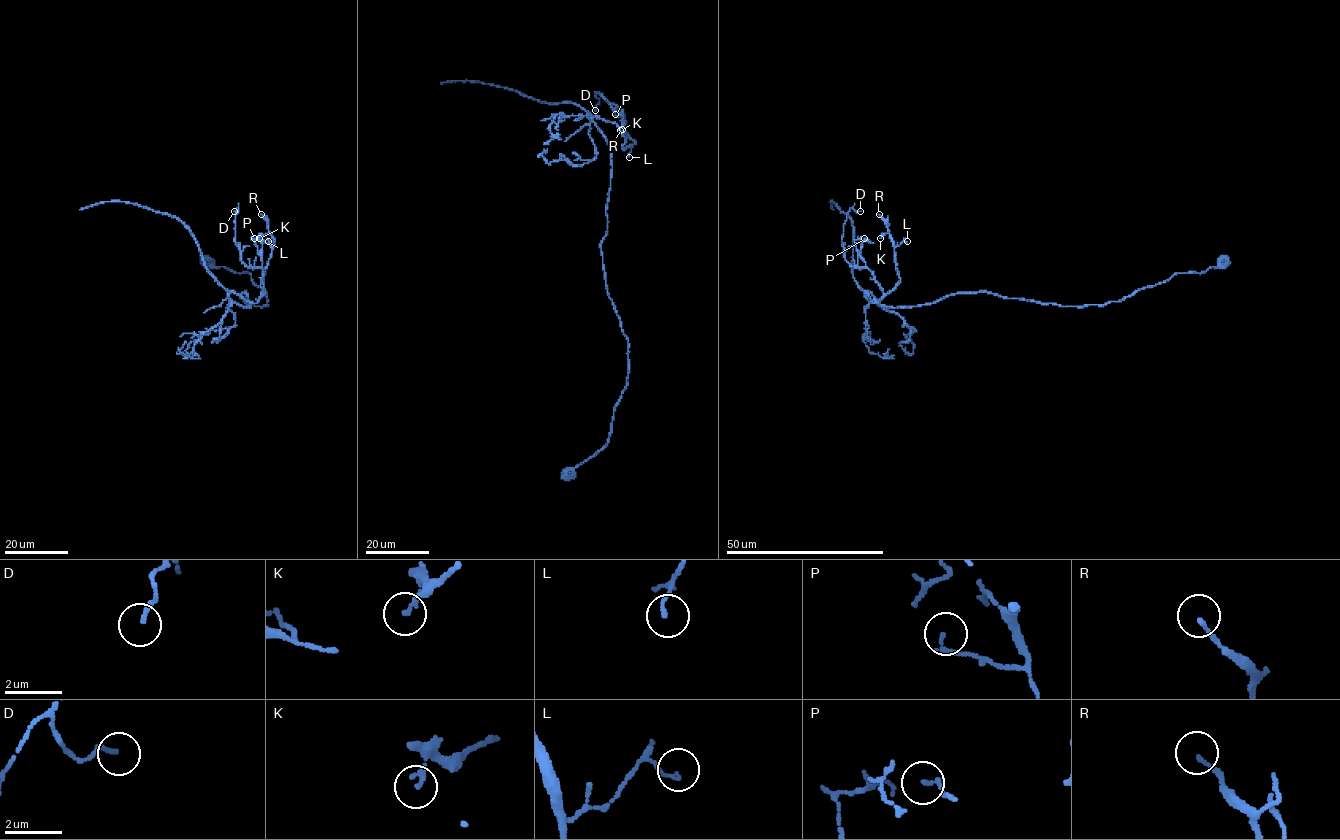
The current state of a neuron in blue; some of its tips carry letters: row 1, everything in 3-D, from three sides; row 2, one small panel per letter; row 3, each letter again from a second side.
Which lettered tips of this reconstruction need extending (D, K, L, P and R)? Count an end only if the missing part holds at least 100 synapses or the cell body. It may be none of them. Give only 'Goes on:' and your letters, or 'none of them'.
Goes on: none of them

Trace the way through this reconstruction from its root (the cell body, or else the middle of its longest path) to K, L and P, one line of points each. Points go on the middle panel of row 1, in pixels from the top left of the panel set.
K: (569, 473), (607, 443), (628, 376), (600, 250), (611, 151), (589, 115), (615, 123), (624, 150), (620, 130)
L: (569, 473), (607, 443), (628, 376), (600, 250), (611, 151), (589, 115), (616, 125), (629, 157)
P: (569, 473), (607, 443), (628, 376), (600, 250), (611, 151), (589, 116), (623, 133), (615, 114)

